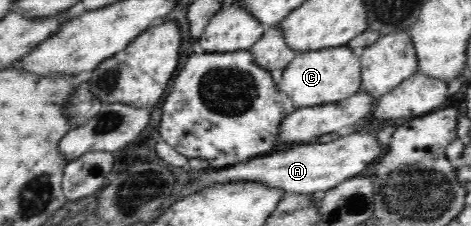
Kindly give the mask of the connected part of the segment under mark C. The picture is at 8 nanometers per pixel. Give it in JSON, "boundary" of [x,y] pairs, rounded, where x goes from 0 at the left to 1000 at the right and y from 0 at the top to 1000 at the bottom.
{"boundary":[[[737,199],[679,217],[660,230],[633,230],[601,310],[590,376],[611,416],[631,478],[662,473],[692,456],[718,456],[756,420],[766,385],[766,248],[756,243]]]}

